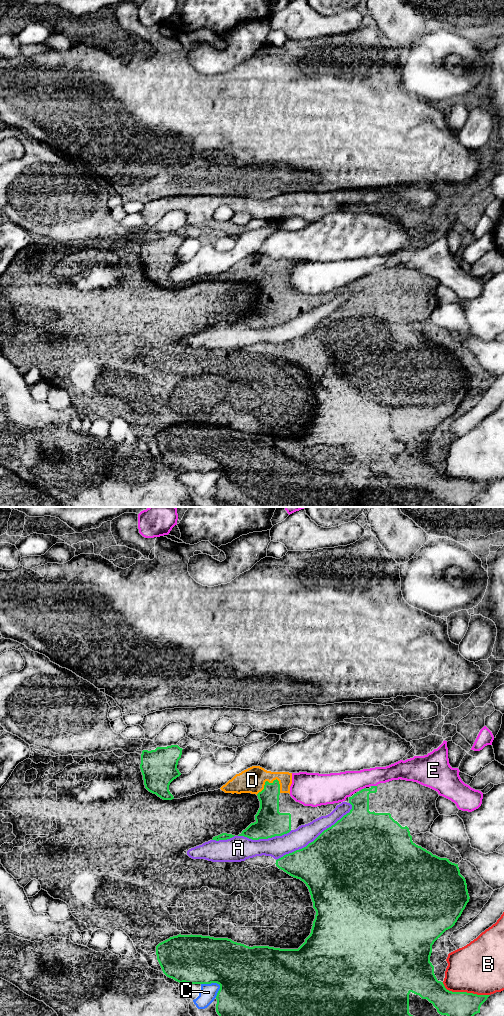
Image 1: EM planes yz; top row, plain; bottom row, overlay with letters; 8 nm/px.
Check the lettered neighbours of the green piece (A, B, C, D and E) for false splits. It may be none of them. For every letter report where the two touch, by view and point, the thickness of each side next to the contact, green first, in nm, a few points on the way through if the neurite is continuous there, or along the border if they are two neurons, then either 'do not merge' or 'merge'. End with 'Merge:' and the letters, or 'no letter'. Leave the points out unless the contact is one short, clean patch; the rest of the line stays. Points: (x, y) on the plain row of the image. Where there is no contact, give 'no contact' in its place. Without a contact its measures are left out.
A: meets green in yz at (316, 326); 500 nm thick on the green side, 160 nm on the other; do not merge
B: meets green in yz at (465, 480); 240 nm thick on the green side, 420 nm on the other; do not merge
C: meets green in yz at (216, 470); 460 nm thick on the green side, 140 nm on the other; do not merge
D: meets green in yz at (265, 270); 170 nm thick on the green side, 200 nm on the other; runs through yz (268, 301), (268, 275), (265, 270), (252, 268); merge
E: meets green in yz at (374, 274); 150 nm thick on the green side, 200 nm on the other; do not merge
Merge: D

